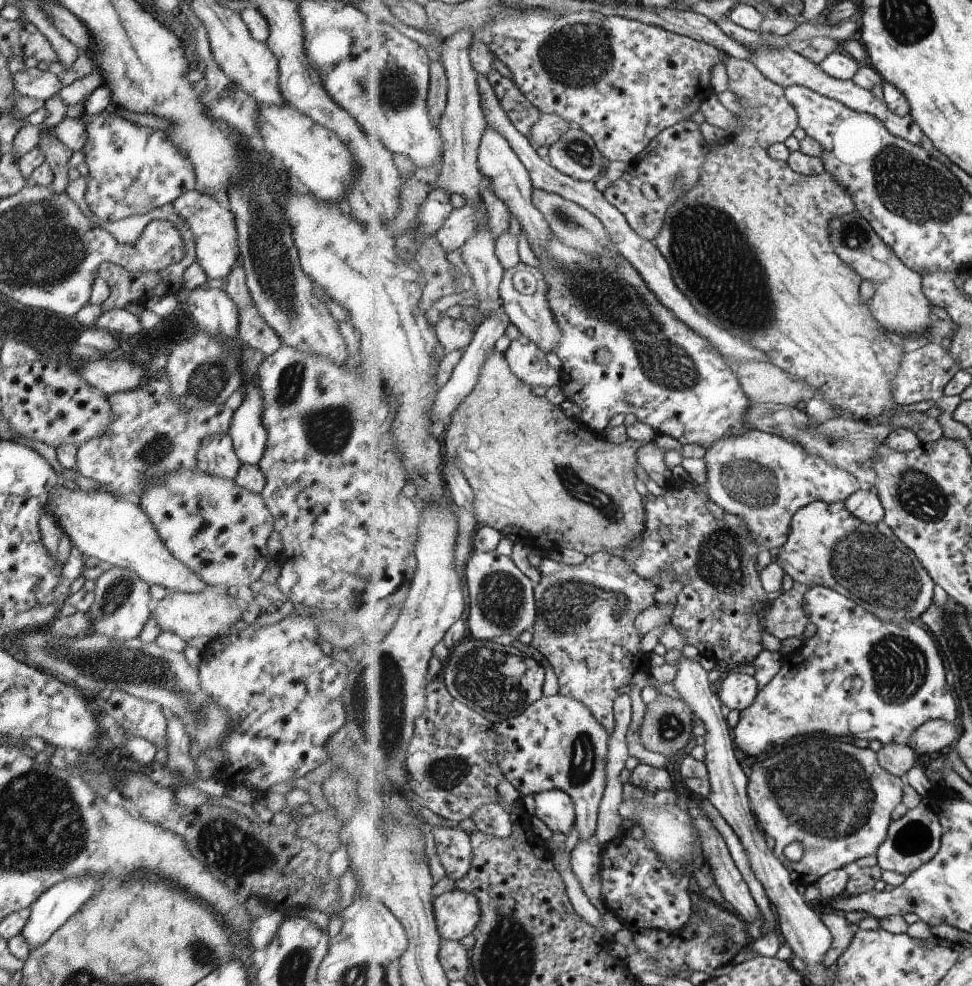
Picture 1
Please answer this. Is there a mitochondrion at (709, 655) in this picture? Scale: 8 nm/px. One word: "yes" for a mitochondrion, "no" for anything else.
no

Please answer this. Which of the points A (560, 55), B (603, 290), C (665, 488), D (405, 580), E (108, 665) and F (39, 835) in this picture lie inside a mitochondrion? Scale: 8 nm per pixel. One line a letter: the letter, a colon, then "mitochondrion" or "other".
A: mitochondrion
B: mitochondrion
C: other
D: other
E: mitochondrion
F: mitochondrion

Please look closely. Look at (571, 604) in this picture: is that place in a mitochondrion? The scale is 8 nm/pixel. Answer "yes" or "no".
yes

